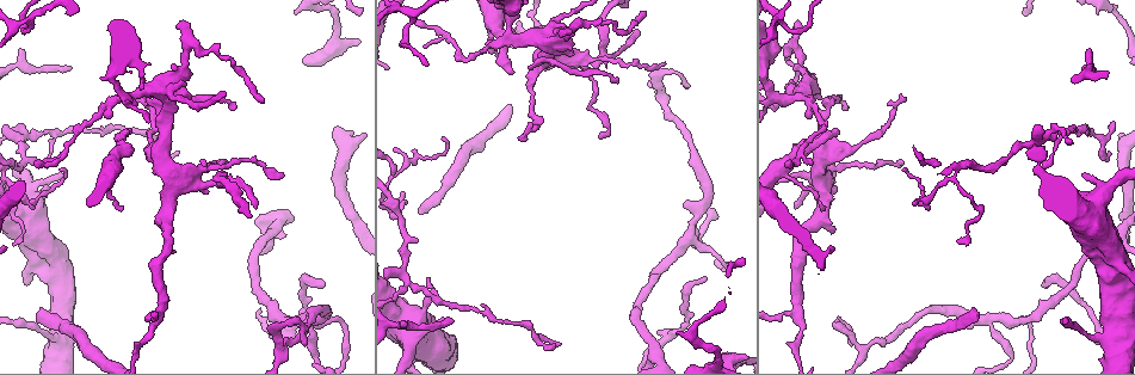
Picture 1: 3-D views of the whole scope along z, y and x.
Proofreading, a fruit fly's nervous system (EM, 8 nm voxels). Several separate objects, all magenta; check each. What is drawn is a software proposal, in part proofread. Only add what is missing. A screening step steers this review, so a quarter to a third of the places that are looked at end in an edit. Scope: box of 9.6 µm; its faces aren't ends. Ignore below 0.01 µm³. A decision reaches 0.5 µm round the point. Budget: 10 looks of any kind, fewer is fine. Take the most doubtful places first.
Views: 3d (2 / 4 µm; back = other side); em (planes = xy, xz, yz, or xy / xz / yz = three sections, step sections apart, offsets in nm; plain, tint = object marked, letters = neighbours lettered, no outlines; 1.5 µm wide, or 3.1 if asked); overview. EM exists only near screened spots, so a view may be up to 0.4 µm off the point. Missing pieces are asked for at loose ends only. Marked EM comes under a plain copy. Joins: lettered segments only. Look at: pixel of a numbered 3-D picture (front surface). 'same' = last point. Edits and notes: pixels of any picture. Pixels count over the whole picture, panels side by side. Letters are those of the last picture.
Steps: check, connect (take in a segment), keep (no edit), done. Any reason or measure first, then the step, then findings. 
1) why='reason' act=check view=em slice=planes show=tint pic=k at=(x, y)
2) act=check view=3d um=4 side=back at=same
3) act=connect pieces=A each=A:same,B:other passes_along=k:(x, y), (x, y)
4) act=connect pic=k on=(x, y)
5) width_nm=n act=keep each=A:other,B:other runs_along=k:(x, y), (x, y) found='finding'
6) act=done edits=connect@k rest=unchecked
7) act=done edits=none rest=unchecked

why='free end' act=check view=em slice=planes show=letters pic=1 at=(974, 307)

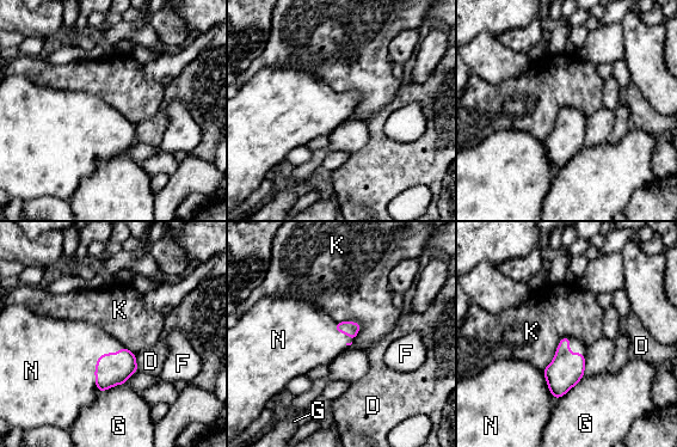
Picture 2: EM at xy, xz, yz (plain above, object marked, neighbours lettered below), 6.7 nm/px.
longest_contact=N:360nm act=connect pieces=N each=D:other,F:other,G:other,K:other,N:same found='it goes on there'

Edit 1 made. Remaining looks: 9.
why='tapers out' act=check view=3d um=4 pic=1 at=(560, 344)

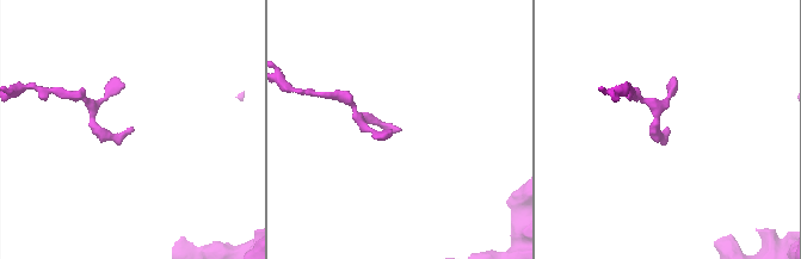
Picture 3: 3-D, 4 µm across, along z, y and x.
act=check view=em slice=planes show=letters pic=3 at=(667, 129)

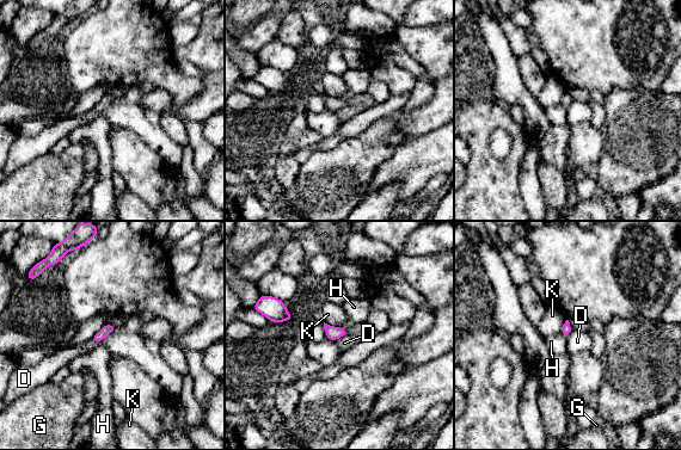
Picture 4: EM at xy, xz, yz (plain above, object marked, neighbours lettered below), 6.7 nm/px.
width_nm=70 act=keep each=D:other,G:other,H:other,K:other border=4:(116, 327), (98, 343), (91, 340) found='no lettered segment goes on from it'

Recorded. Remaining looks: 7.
why='long arm stops here' act=check view=3d um=2 pic=1 at=(283, 174)

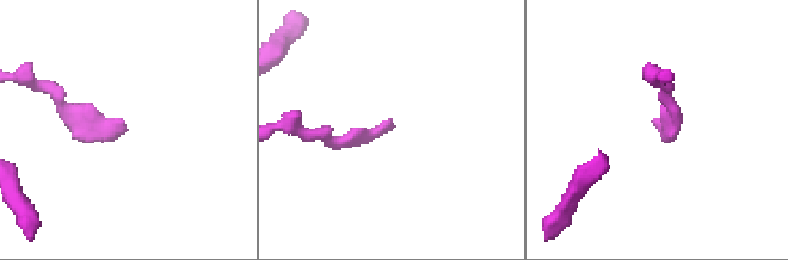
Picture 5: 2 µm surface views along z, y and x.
act=check view=em slice=xz step=8 show=letters pic=5 at=(122, 120)

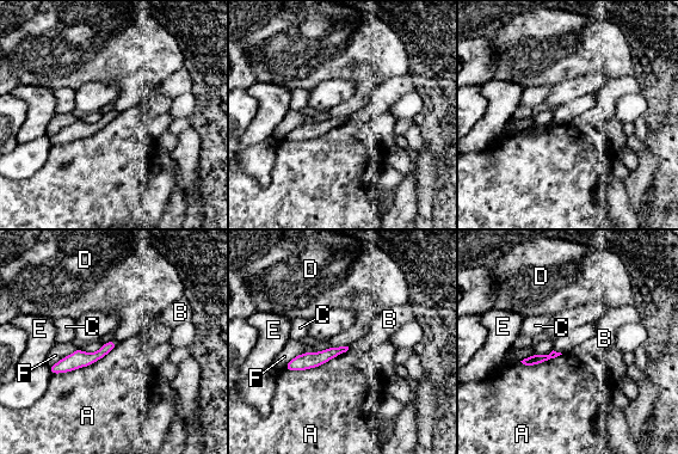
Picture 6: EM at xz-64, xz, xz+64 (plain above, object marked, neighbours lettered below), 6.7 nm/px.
act=check view=em slice=planes show=letters at=same

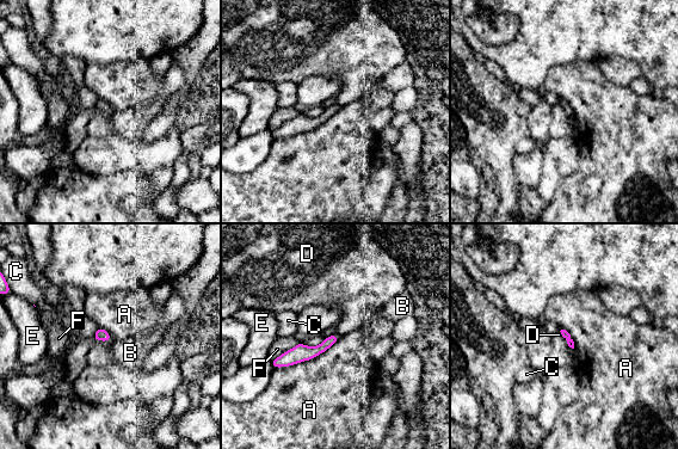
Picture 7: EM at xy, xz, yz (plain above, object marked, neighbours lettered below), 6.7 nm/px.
act=keep each=A:other,B:other,C:other,D:other,E:other,F:other found='no lettered segment goes on from it'

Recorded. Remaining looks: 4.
why='free end' act=check view=em slice=planes show=letters pic=1 at=(235, 106)

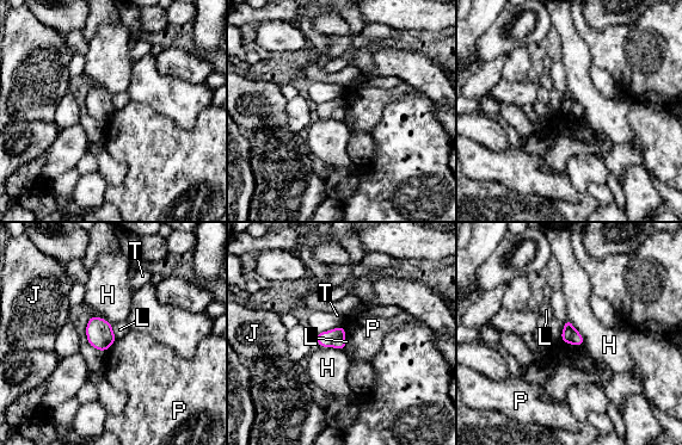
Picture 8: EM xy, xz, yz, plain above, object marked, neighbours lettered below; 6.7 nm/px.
act=keep each=H:other,J:other,L:other,P:other,T:other border=8:(111, 326), (112, 333), (117, 338) found='none of them fits'

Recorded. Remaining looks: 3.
act=done edits=connect@2 rest=unchecked

